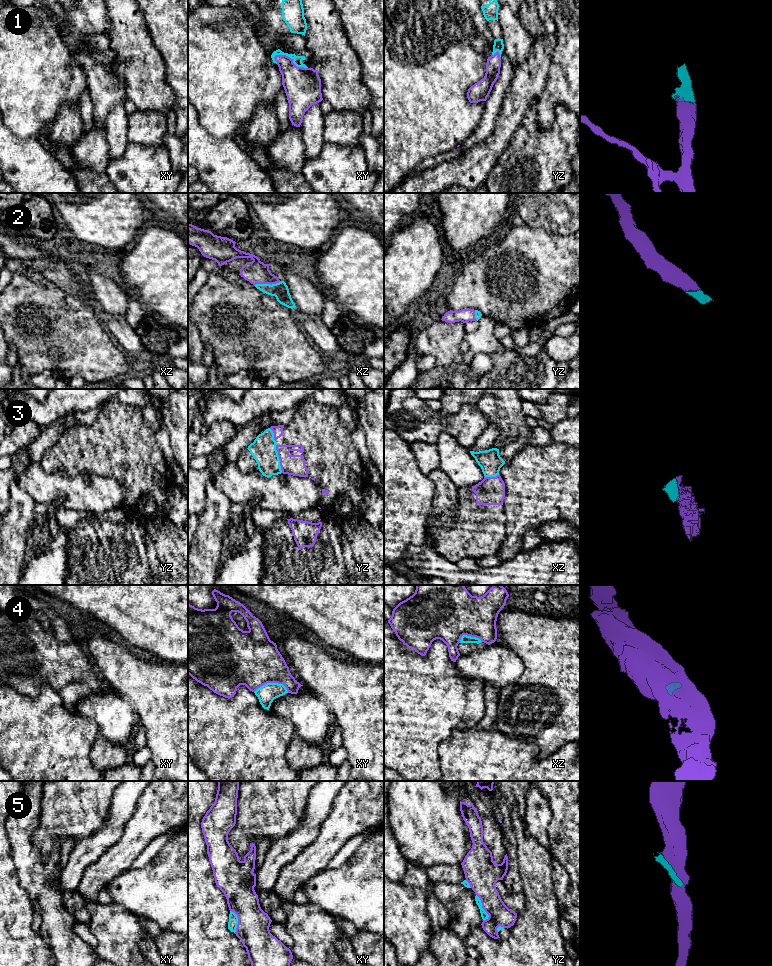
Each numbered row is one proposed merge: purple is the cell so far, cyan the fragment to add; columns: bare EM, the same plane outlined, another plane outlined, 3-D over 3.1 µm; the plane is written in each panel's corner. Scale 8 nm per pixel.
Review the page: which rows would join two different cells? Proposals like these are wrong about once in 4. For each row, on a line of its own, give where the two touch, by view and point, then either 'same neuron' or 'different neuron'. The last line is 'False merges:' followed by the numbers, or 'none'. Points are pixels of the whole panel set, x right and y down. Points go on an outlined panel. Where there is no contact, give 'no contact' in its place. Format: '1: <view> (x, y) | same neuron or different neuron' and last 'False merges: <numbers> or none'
1: xy (291, 59) | same neuron
2: xz (267, 283) | same neuron
3: yz (279, 458) | same neuron
4: xy (271, 682) | different neuron
5: yz (482, 907) | different neuron
False merges: 4, 5

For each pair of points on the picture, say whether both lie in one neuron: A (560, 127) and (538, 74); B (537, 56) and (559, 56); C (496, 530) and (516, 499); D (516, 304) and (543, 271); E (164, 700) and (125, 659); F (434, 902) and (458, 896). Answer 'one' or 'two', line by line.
A: two
B: two
C: two
D: one
E: one
F: two

